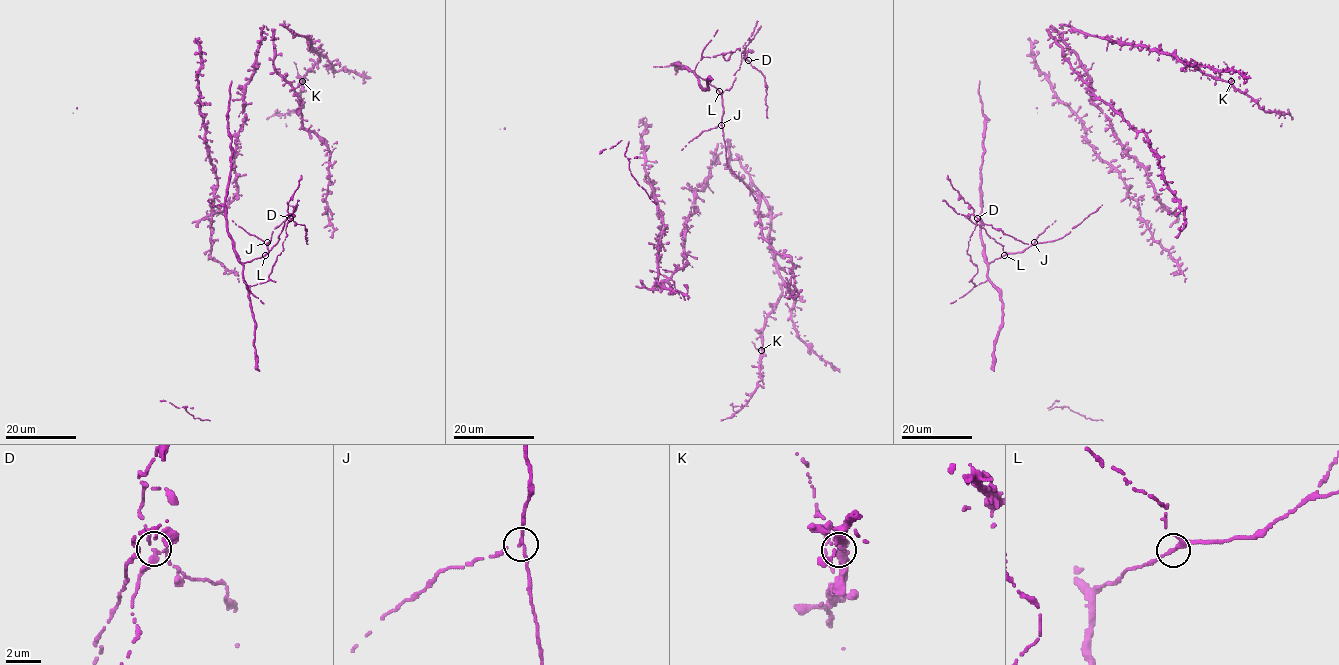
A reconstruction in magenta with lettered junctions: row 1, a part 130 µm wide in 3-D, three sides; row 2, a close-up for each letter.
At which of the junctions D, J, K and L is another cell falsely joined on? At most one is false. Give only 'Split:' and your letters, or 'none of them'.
Split: D

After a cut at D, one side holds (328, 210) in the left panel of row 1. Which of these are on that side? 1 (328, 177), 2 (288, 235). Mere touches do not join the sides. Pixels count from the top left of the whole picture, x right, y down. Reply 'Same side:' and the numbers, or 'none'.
Same side: 1, 2

